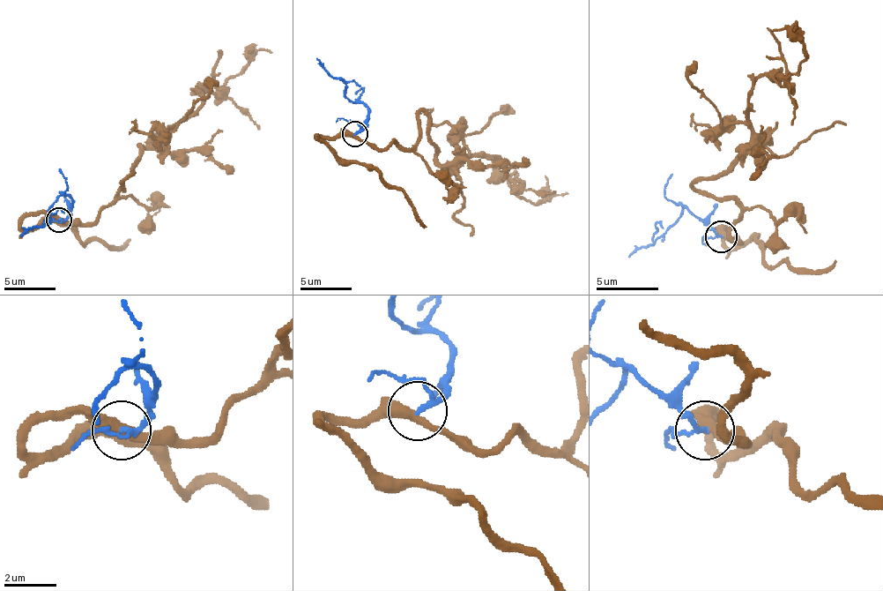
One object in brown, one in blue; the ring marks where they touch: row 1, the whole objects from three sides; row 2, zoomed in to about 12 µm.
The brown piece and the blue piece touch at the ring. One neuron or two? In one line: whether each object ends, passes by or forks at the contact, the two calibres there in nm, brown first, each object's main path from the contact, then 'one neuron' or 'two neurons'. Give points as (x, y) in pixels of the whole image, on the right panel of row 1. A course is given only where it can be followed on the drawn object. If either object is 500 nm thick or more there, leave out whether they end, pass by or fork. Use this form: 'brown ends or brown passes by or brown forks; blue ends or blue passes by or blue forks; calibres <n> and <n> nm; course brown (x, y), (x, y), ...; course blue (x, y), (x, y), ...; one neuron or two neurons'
brown passes by; blue passes by; calibres 360 and 150 nm; course brown (720, 237), (738, 240), (738, 209), (695, 187), (758, 146), (748, 96), (798, 68), (795, 30); course blue (720, 237), (682, 205), (682, 215), (664, 237), (629, 256); two neurons

